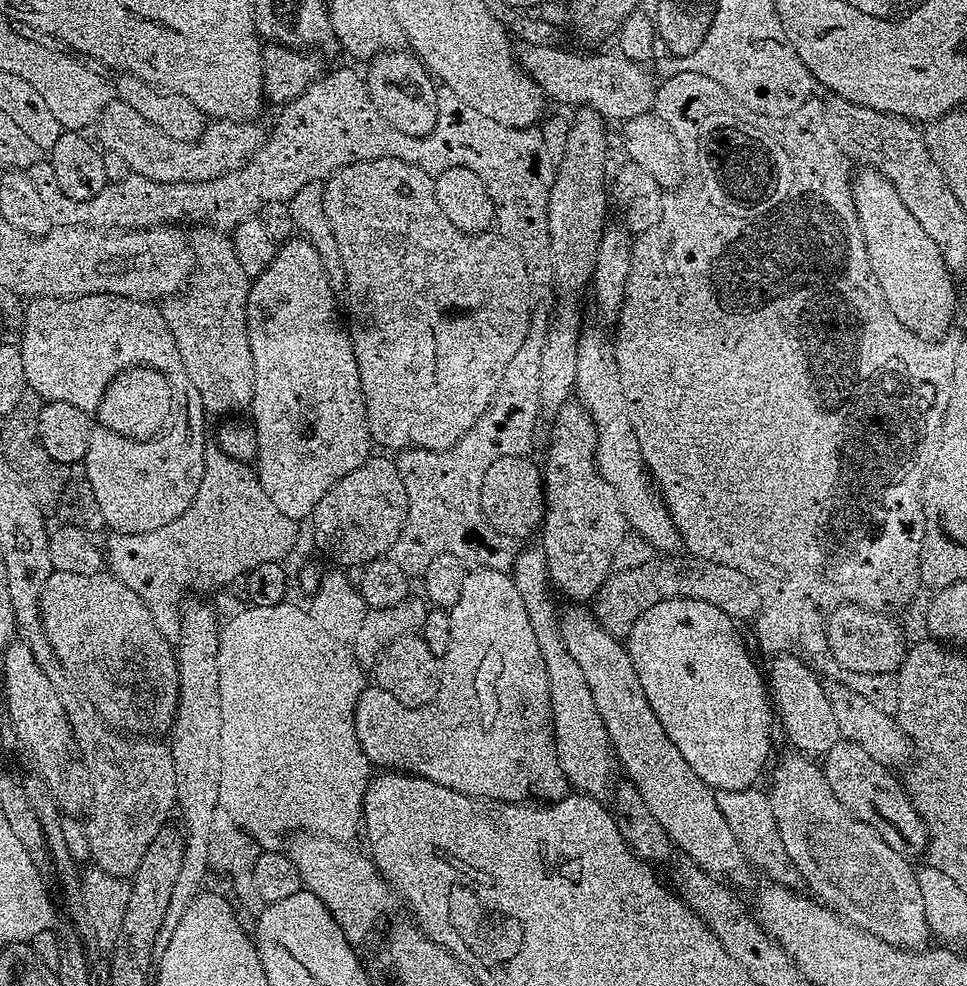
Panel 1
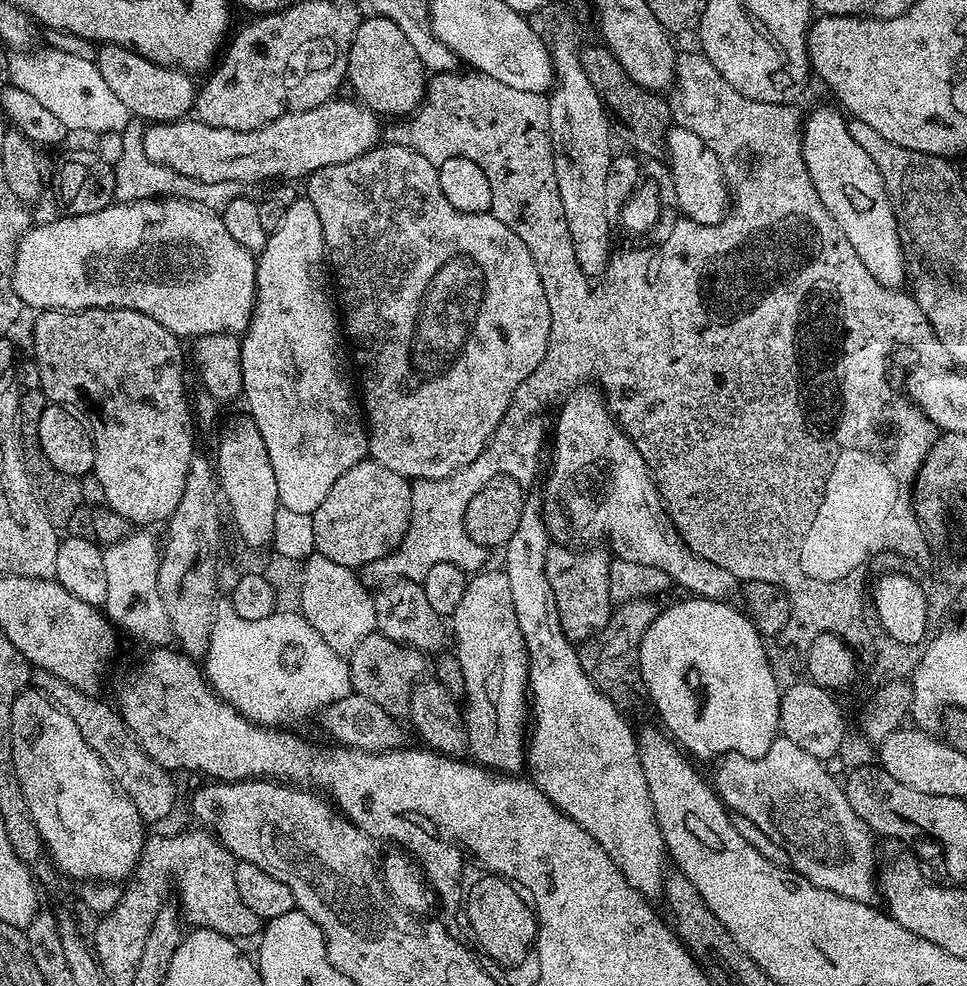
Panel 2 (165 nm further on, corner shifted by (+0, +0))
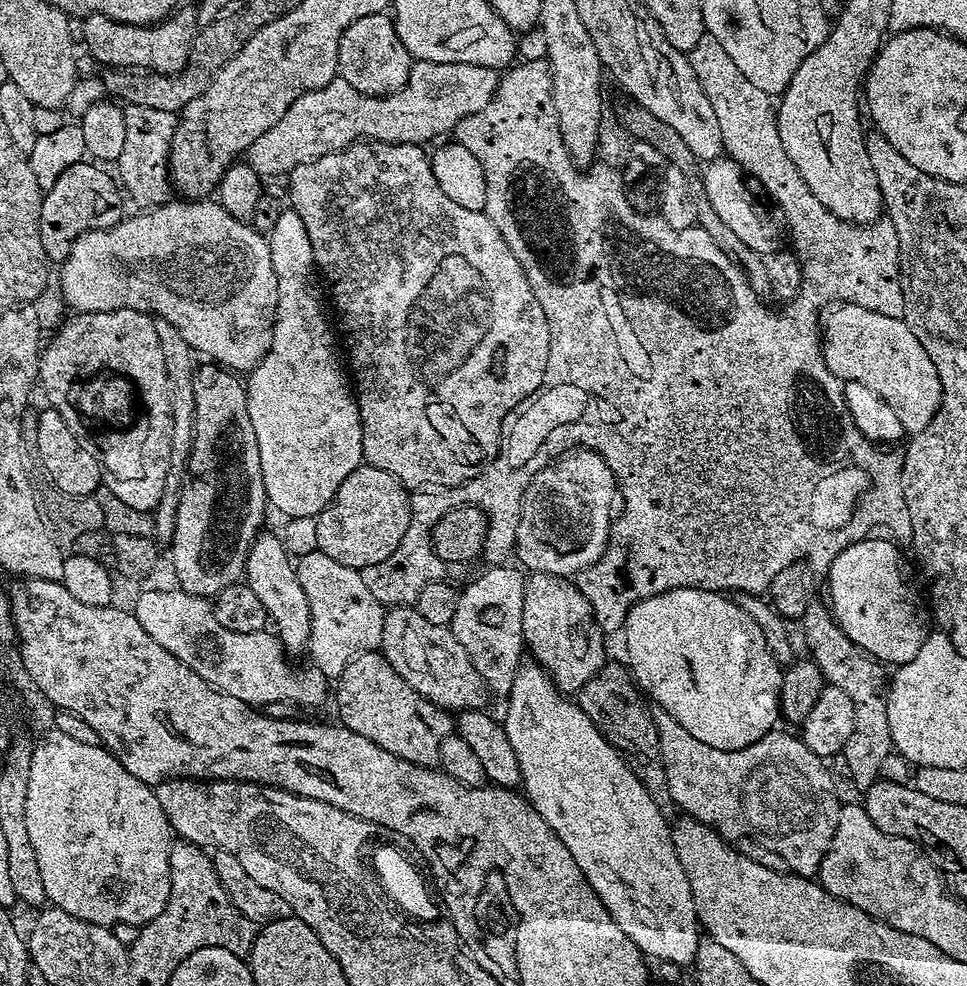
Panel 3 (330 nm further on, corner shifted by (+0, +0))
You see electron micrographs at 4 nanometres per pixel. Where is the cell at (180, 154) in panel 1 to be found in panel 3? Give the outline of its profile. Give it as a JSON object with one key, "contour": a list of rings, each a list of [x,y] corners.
{"contour":[[[429,60],[415,61],[407,82],[388,96],[367,96],[354,90],[350,82],[337,78],[295,100],[290,110],[248,147],[246,163],[262,178],[280,178],[299,164],[357,142],[424,146],[427,140],[439,141],[444,138],[439,136],[449,135],[462,118],[486,107],[500,79],[495,68]]]}

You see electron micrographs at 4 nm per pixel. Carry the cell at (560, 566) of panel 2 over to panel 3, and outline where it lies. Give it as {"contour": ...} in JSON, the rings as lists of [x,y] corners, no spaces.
{"contour":[[[531,573],[524,581],[522,630],[531,659],[542,665],[565,694],[575,693],[604,667],[606,633],[596,624],[590,602],[567,576]]]}

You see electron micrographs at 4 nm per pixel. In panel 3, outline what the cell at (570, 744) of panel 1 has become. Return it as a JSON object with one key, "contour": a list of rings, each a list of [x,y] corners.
{"contour":[[[521,663],[514,678],[514,686],[508,691],[506,703],[508,703],[508,709],[505,710],[504,716],[502,715],[502,723],[506,730],[506,738],[510,738],[510,746],[518,758],[518,770],[522,770],[520,783],[523,795],[534,806],[534,810],[538,810],[538,814],[542,814],[542,818],[546,818],[550,830],[554,830],[554,834],[558,834],[558,838],[562,838],[562,846],[566,846],[566,850],[570,850],[574,862],[578,862],[578,870],[582,870],[586,882],[594,890],[594,894],[600,899],[602,906],[606,906],[610,918],[614,918],[618,930],[622,930],[622,934],[626,934],[626,938],[630,938],[630,942],[634,942],[634,946],[638,946],[645,957],[652,959],[653,956],[654,959],[665,960],[668,964],[695,965],[698,946],[702,939],[702,929],[700,921],[696,918],[694,894],[690,894],[690,882],[686,878],[686,870],[682,870],[682,862],[678,862],[678,854],[674,850],[670,820],[659,812],[658,806],[654,804],[654,798],[650,798],[650,794],[646,794],[646,786],[642,786],[642,782],[638,782],[634,770],[630,770],[628,761],[601,734],[598,726],[594,726],[594,722],[590,722],[590,718],[586,718],[579,703],[561,692],[545,668],[538,663]]]}

